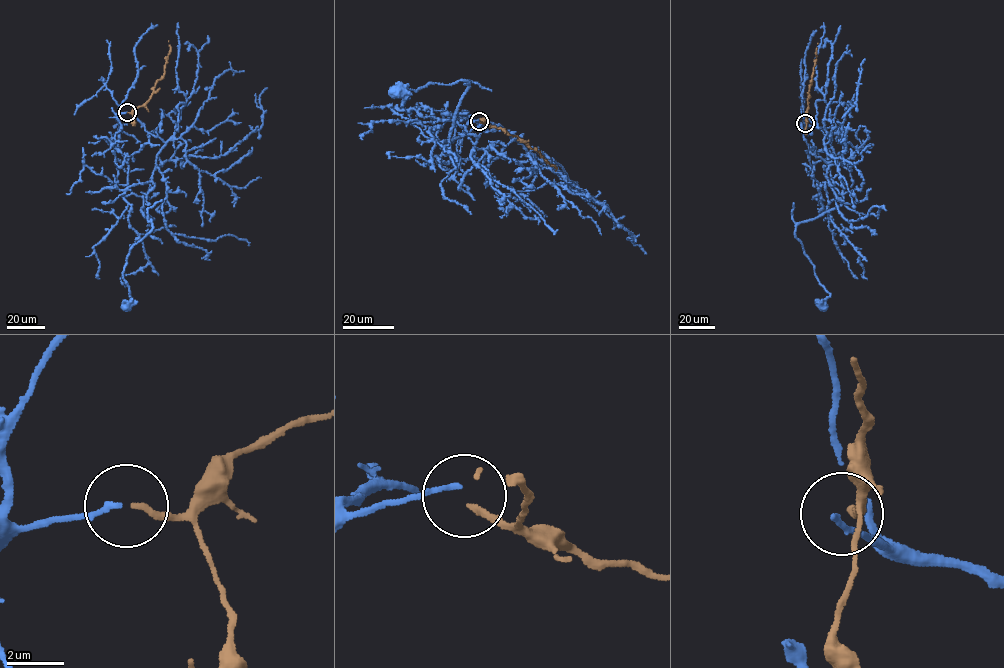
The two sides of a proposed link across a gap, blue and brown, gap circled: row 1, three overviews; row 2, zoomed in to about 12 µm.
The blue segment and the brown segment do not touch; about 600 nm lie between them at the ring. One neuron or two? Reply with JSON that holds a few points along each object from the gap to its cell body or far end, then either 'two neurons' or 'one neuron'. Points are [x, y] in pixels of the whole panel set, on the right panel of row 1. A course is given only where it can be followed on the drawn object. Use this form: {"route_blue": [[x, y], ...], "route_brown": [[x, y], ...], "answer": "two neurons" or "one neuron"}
{"route_blue": [[805, 123], [839, 127], [843, 149], [829, 161], [843, 202], [801, 221], [794, 231], [830, 295], [823, 305]], "route_brown": [[805, 123], [817, 43]], "answer": "one neuron"}

